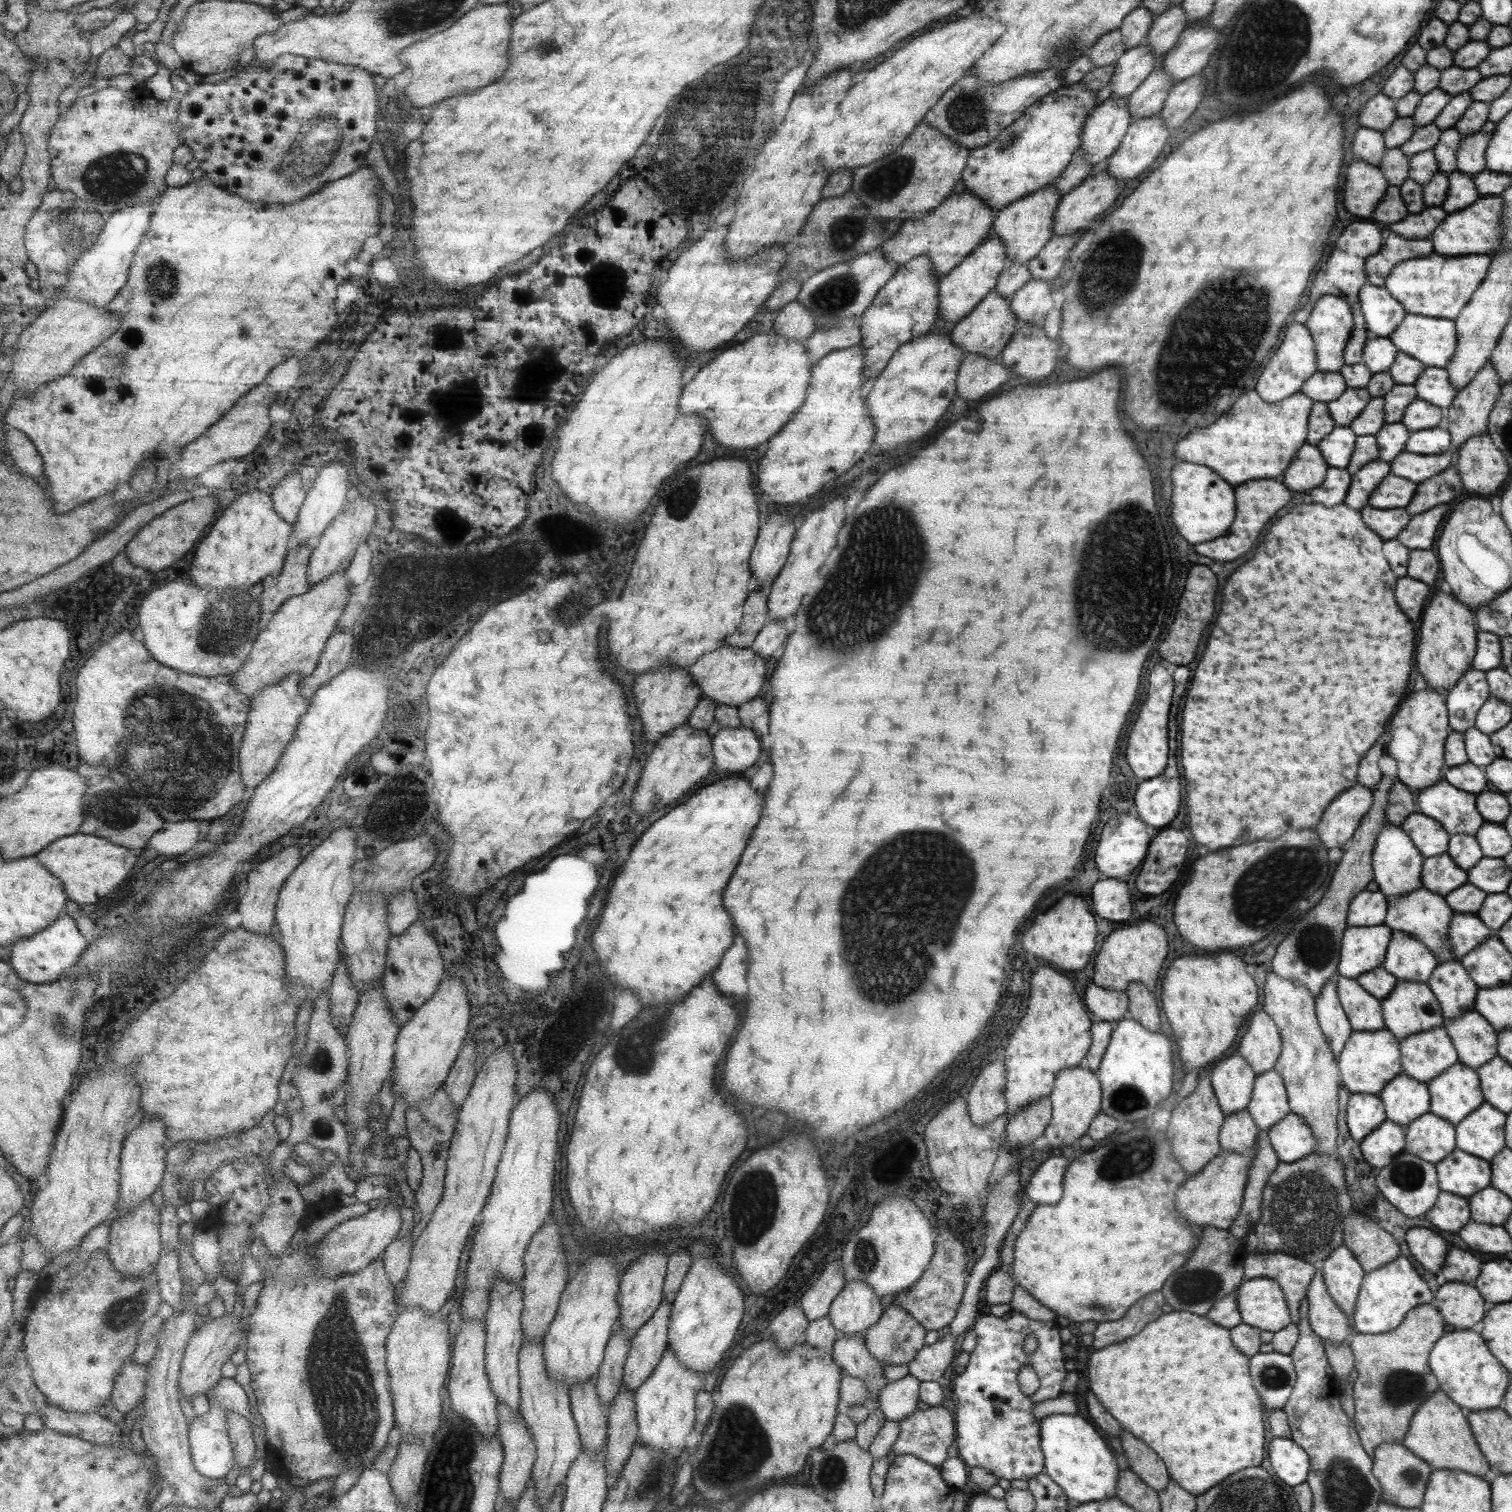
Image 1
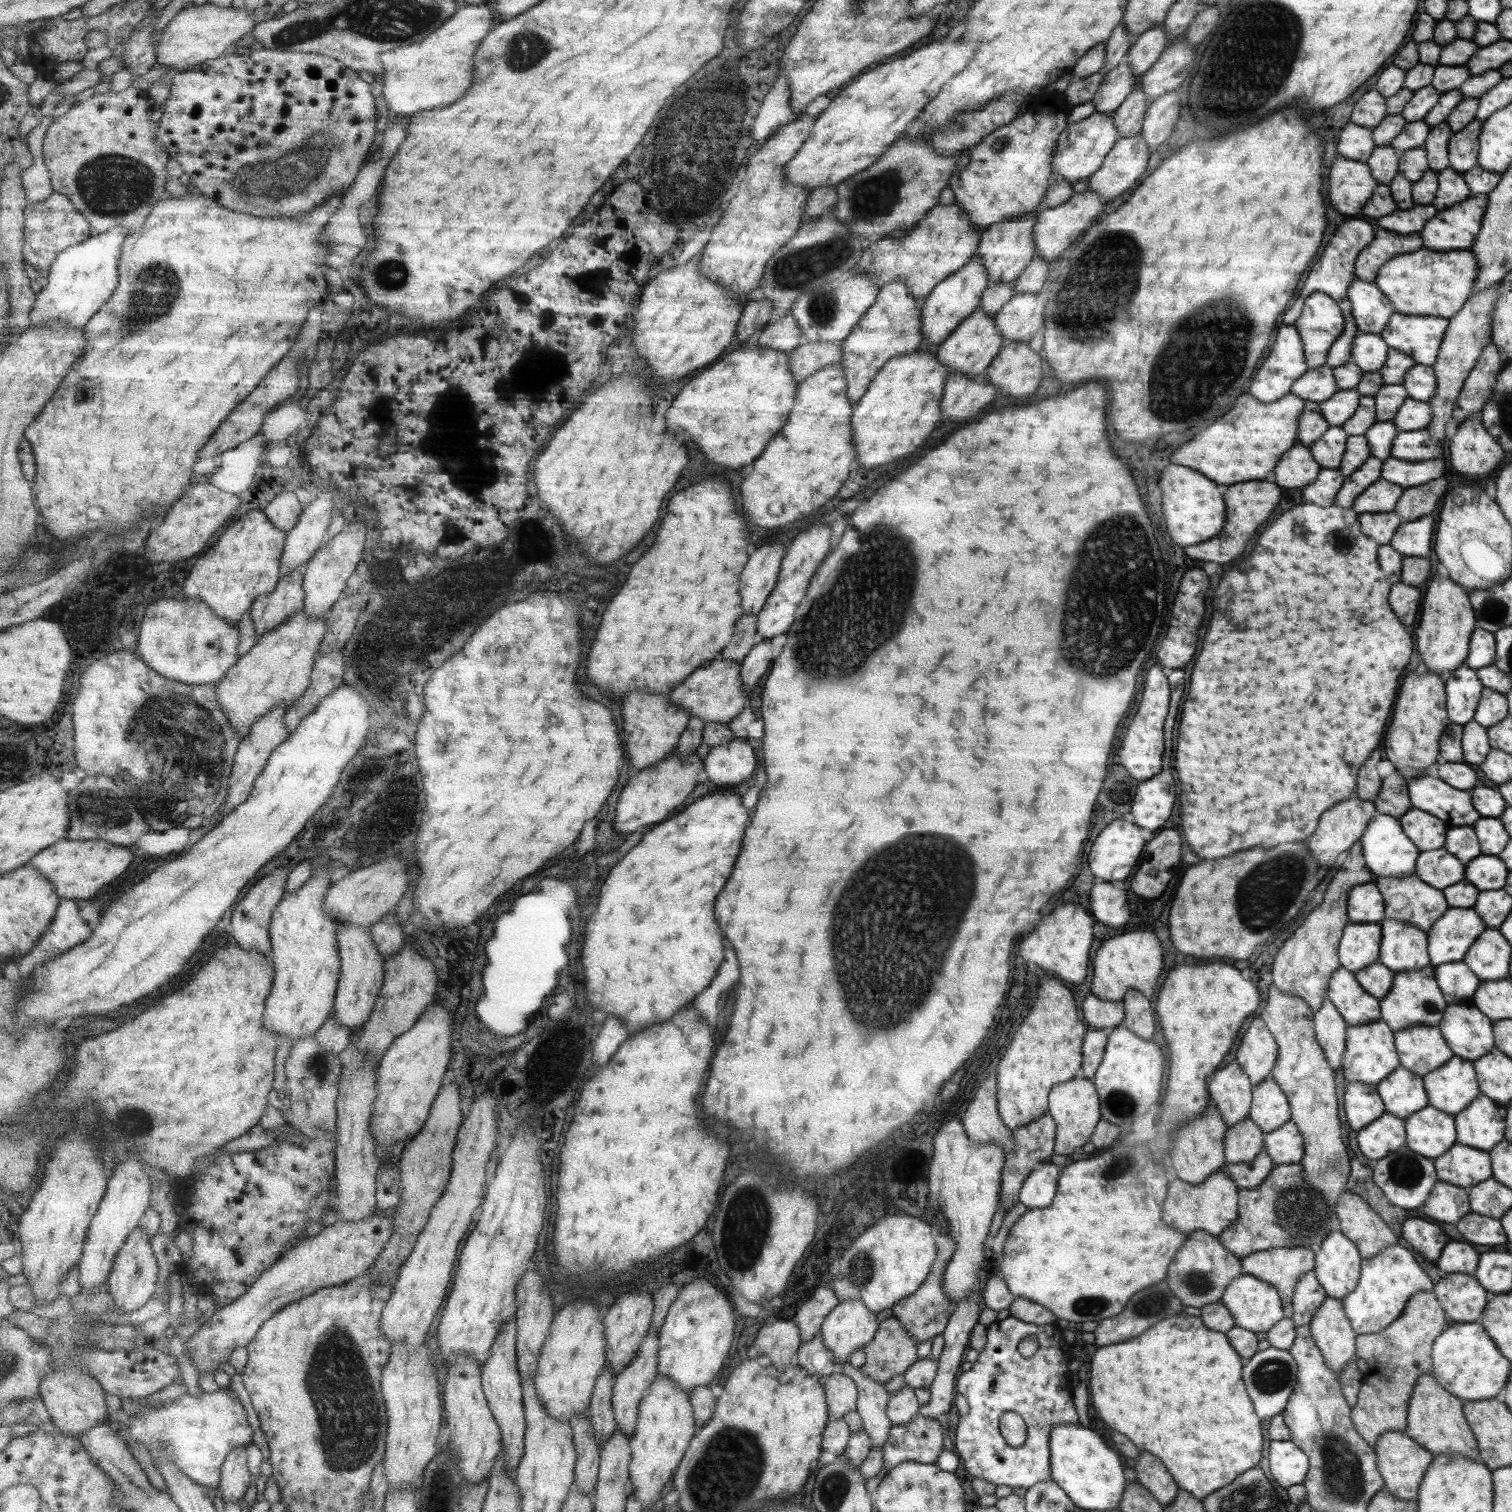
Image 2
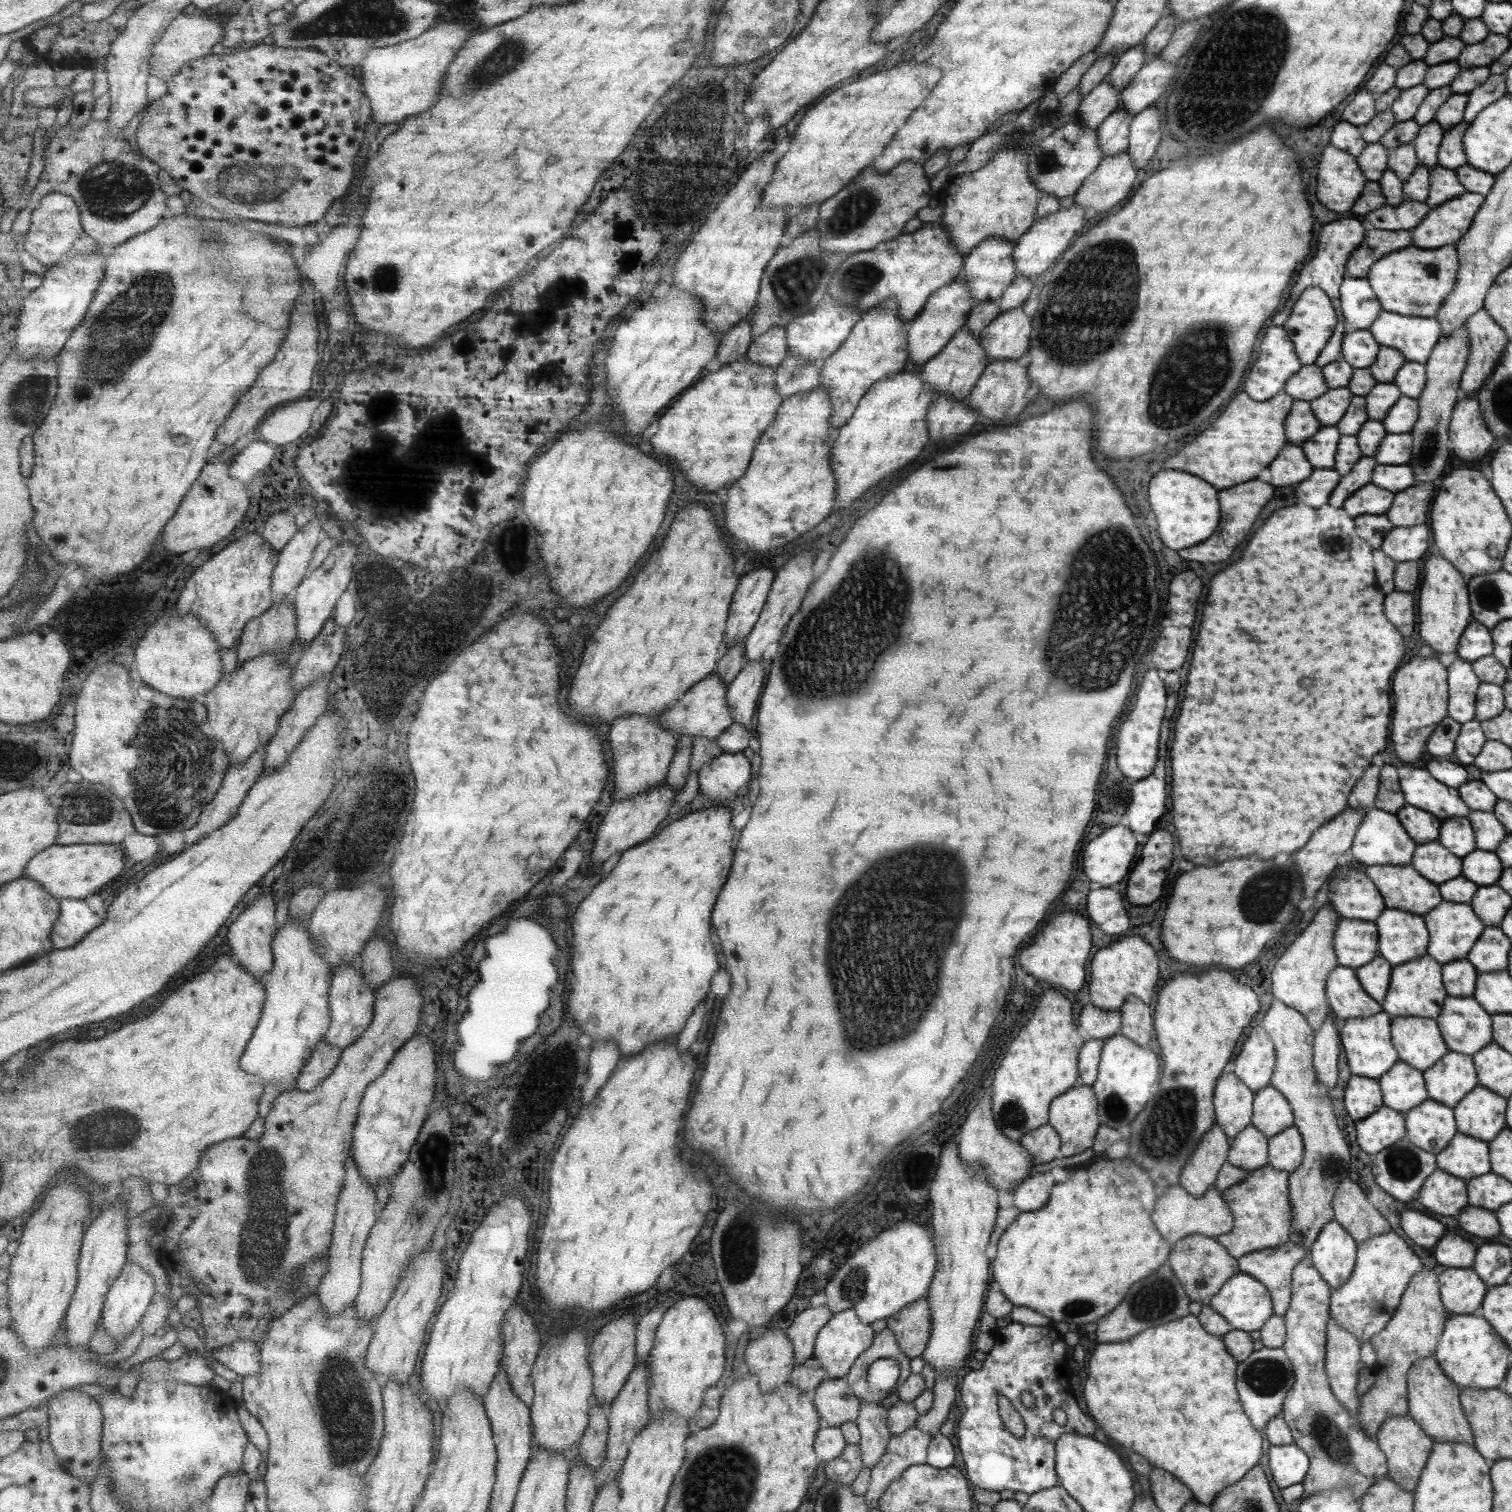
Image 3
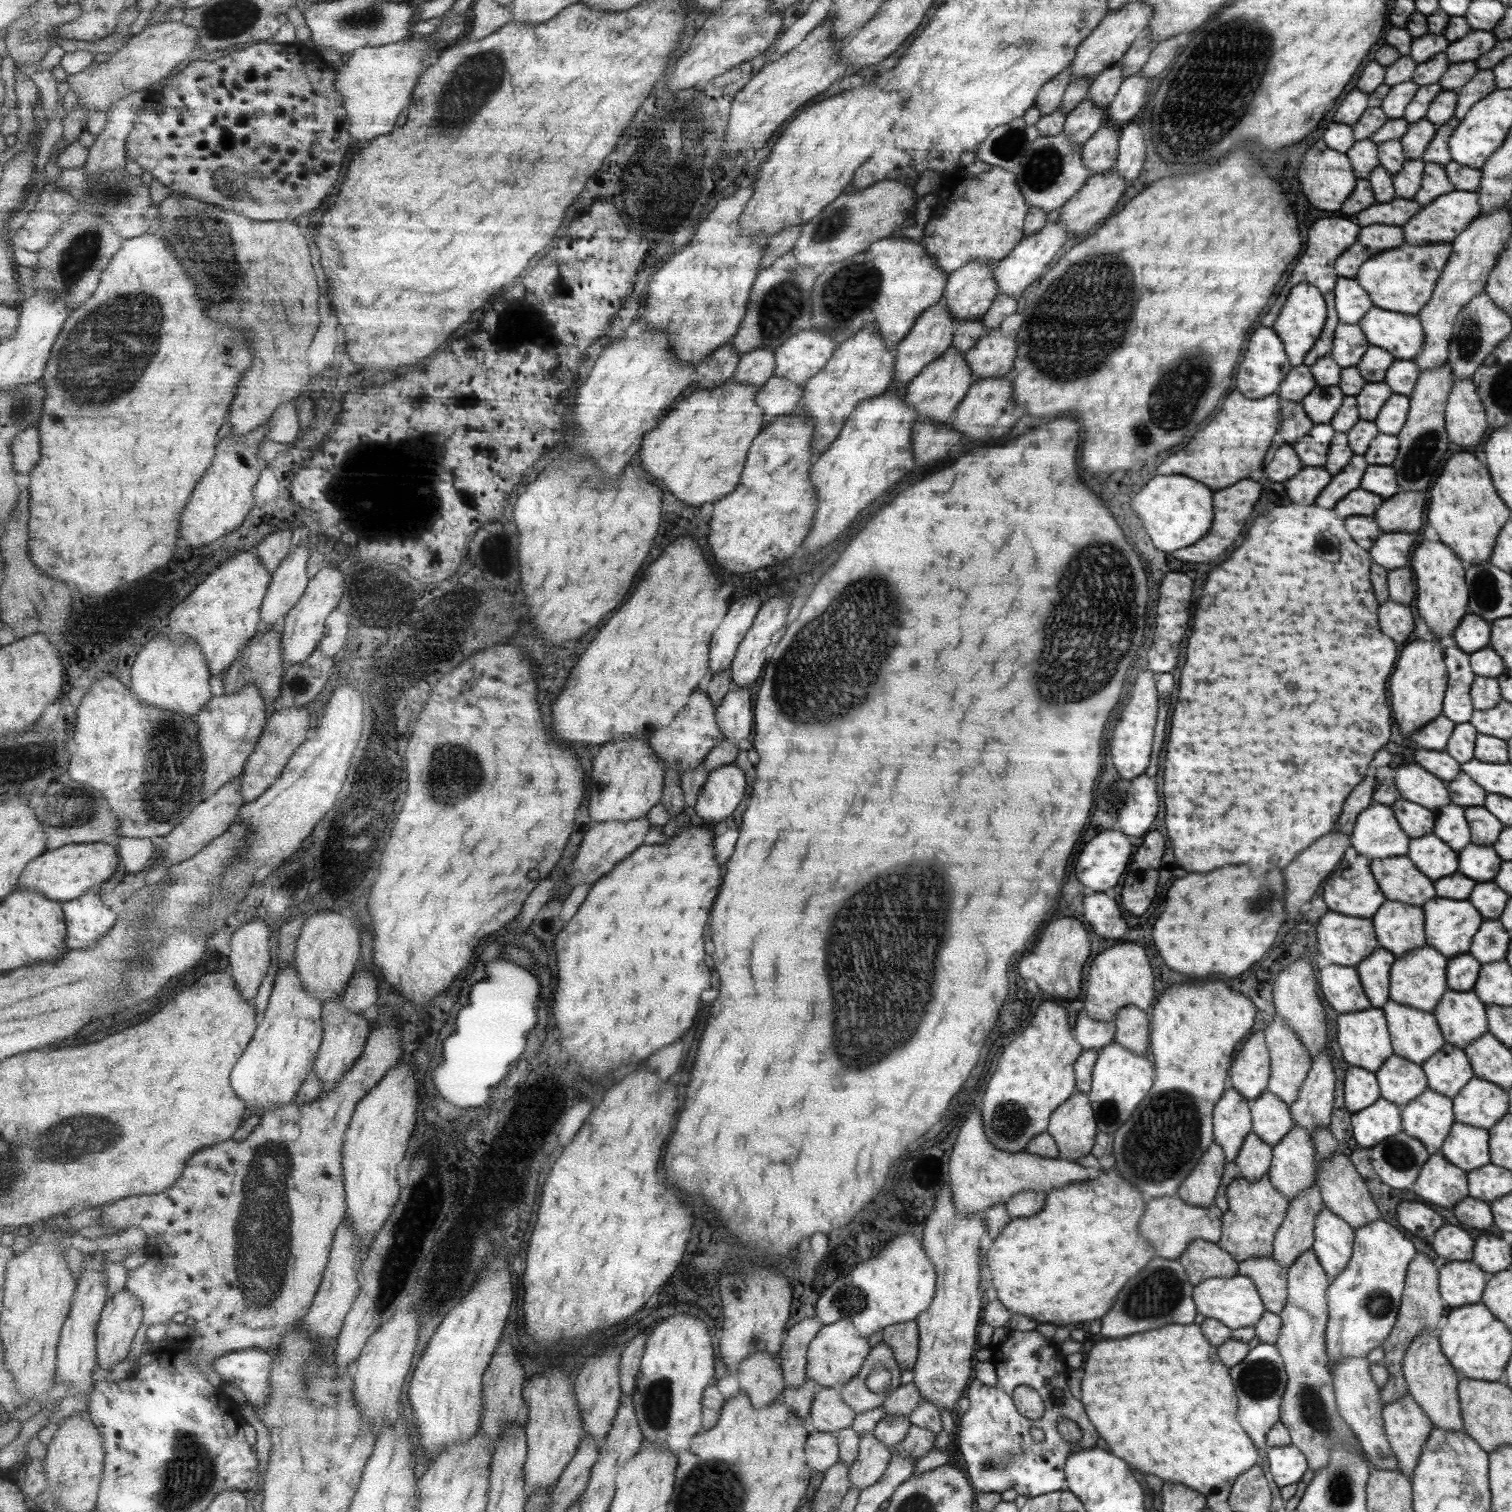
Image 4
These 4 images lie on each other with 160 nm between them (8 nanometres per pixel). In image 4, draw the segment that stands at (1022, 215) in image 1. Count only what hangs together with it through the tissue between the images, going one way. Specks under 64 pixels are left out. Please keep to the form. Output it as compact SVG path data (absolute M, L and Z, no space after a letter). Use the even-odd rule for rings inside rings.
M969 261L948 275L941 303L948 308L955 323L980 320L999 294L989 263Z

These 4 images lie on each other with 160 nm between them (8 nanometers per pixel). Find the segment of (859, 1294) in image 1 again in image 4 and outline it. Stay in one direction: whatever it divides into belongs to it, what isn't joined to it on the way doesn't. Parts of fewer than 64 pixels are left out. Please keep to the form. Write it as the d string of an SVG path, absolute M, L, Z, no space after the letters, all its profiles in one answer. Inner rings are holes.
M840 1319L831 1324L823 1324L820 1332L808 1344L807 1376L821 1388L837 1388L851 1380L871 1352L867 1339L863 1338L849 1319Z

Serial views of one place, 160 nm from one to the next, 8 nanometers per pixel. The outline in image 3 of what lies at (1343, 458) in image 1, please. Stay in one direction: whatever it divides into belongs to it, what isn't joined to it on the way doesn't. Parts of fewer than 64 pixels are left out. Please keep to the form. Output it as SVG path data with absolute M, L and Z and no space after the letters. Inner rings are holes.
M1320 426L1320 429L1301 446L1307 462L1313 468L1333 468L1340 435L1335 426Z

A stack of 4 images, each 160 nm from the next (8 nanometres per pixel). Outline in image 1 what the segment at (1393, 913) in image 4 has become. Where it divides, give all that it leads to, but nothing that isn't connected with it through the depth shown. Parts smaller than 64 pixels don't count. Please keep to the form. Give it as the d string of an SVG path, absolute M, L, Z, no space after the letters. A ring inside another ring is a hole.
M1395 930L1381 967L1395 975L1396 980L1427 983L1438 964L1435 955L1419 939Z

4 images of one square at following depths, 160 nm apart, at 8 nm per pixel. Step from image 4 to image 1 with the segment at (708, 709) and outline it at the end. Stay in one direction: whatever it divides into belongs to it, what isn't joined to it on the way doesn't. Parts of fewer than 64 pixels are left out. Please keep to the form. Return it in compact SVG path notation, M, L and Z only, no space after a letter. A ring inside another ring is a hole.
M723 643L719 650L713 650L696 658L696 661L687 669L705 699L712 700L716 706L729 705L737 708L759 695L763 674L765 674L765 661L766 658L757 655L750 648L737 648Z

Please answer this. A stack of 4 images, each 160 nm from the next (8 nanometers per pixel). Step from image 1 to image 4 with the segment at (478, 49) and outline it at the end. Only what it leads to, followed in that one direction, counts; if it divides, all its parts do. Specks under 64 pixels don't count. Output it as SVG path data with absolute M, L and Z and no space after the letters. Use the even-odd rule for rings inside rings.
M413 36L405 41L388 44L385 46L360 48L359 50L356 50L351 56L344 59L343 71L339 71L336 80L336 89L345 97L346 101L344 105L345 108L348 110L349 118L352 122L350 131L355 142L364 142L367 140L373 141L383 136L384 134L391 134L395 130L395 128L397 127L395 124L397 124L397 120L399 120L399 114L401 114L401 112L403 112L405 108L408 108L412 103L414 90L416 89L416 86L420 83L420 78L423 76L424 71L428 68L423 67L423 62L425 62L427 58L430 58L431 62L433 63L436 60L435 52L439 52L439 46L440 44L436 47L436 44L433 44L433 42L431 42L430 37Z

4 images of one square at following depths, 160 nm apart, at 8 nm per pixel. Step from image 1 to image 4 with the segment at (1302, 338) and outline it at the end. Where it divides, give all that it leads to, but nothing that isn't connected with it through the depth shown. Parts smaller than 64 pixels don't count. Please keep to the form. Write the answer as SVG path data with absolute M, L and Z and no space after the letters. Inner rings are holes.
M1257 327L1249 337L1249 344L1245 347L1245 354L1241 364L1237 367L1234 378L1234 388L1245 398L1257 400L1263 396L1273 394L1280 388L1279 382L1283 381L1289 372L1288 355L1284 351L1284 343L1272 328Z

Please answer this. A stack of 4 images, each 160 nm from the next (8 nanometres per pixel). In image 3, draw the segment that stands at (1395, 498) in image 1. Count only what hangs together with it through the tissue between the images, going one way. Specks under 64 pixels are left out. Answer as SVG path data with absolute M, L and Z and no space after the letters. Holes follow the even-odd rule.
M1373 484L1365 488L1357 489L1353 496L1349 497L1349 502L1345 502L1343 510L1349 510L1349 514L1361 516L1361 514L1384 514L1390 507L1394 492L1389 492L1382 488L1375 488Z

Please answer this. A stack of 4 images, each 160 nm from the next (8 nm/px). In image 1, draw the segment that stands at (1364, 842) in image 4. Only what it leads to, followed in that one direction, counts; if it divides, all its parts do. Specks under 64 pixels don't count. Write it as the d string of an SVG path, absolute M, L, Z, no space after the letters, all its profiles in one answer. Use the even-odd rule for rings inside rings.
M1391 824L1384 826L1377 835L1372 852L1372 870L1378 891L1384 894L1386 900L1389 900L1397 898L1397 896L1405 896L1413 890L1421 888L1423 885L1423 875L1421 874L1423 862L1423 855L1416 849L1416 845L1405 834L1405 831Z

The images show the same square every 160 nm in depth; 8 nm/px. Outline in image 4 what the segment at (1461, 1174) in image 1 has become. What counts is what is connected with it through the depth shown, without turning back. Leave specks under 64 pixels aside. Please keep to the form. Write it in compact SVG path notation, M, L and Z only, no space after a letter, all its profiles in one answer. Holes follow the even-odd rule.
M1454 1121L1440 1153L1449 1163L1465 1172L1481 1169L1490 1164L1488 1131Z

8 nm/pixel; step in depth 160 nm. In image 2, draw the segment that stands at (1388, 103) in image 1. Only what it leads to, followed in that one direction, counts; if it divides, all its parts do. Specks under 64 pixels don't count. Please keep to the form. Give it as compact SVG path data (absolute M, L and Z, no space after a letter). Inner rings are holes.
M1375 89L1367 91L1353 104L1350 122L1368 129L1375 128L1387 116L1386 98Z

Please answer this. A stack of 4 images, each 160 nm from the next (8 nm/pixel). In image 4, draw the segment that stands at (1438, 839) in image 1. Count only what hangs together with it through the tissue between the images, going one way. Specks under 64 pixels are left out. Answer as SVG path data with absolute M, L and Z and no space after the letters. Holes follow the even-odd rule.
M1401 798L1391 806L1400 828L1410 839L1432 834L1436 822L1436 814L1419 803L1409 802Z

